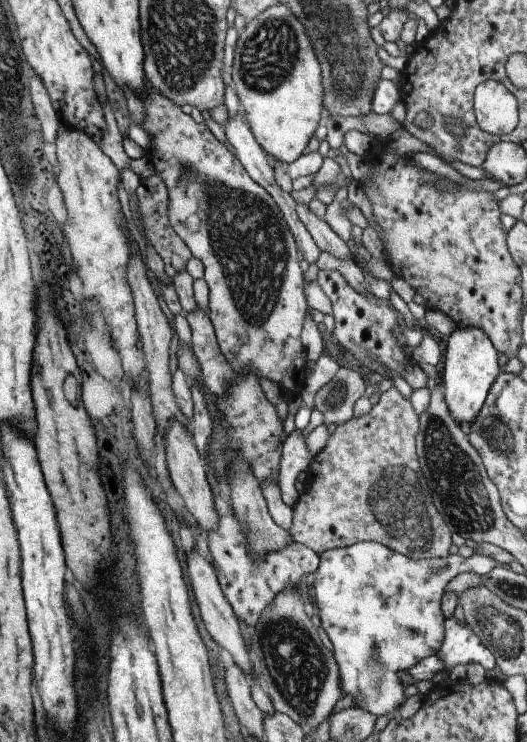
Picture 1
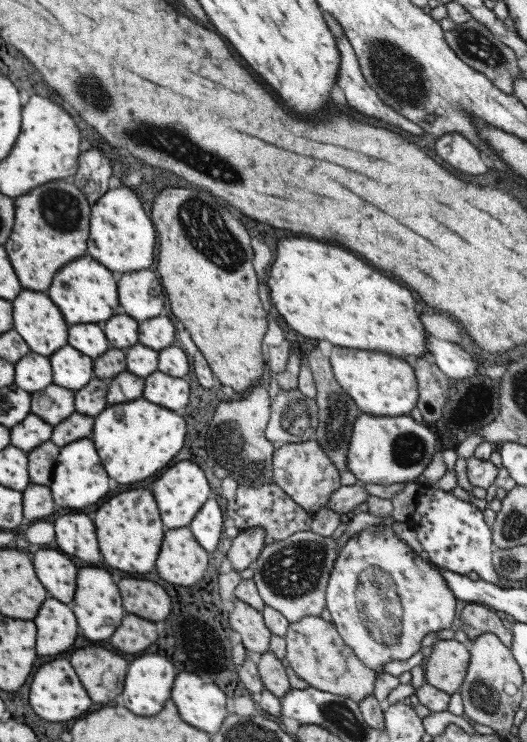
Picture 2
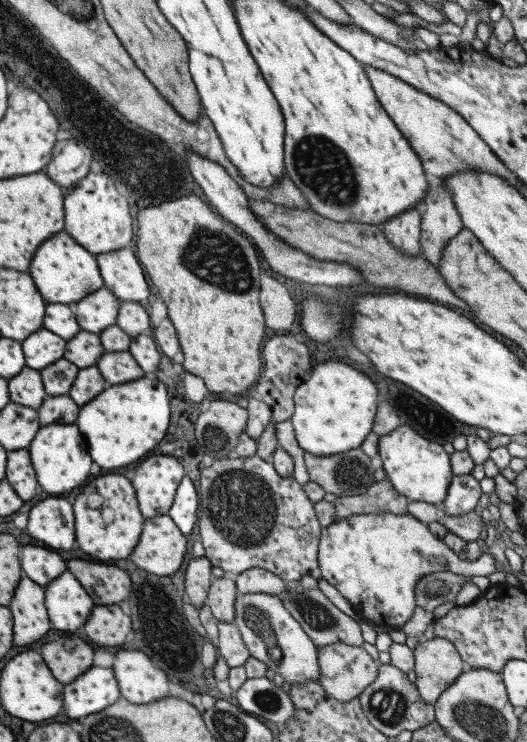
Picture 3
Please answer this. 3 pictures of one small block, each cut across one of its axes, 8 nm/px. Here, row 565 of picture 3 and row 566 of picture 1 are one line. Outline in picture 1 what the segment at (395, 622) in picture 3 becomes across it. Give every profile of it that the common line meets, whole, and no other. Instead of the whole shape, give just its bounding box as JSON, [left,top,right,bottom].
[313,541,500,718]

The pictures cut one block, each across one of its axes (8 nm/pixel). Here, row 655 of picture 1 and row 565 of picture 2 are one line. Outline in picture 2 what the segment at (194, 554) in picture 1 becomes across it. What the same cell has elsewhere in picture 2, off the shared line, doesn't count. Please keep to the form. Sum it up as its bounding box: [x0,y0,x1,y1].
[224,529,266,573]

